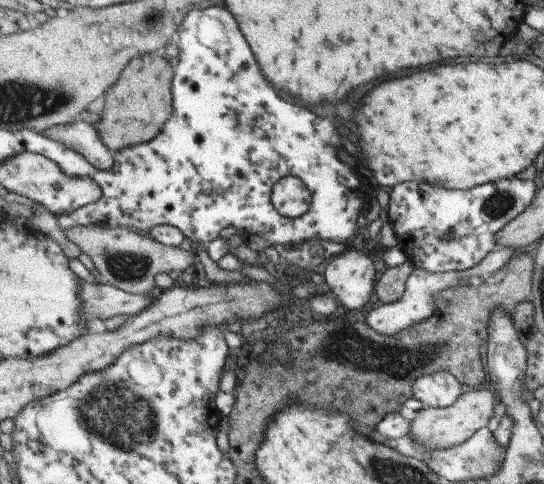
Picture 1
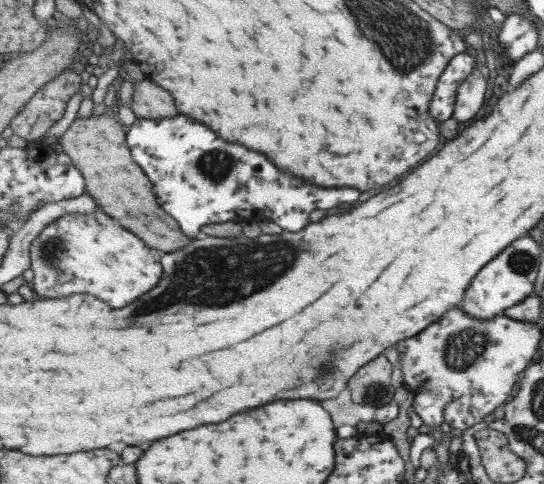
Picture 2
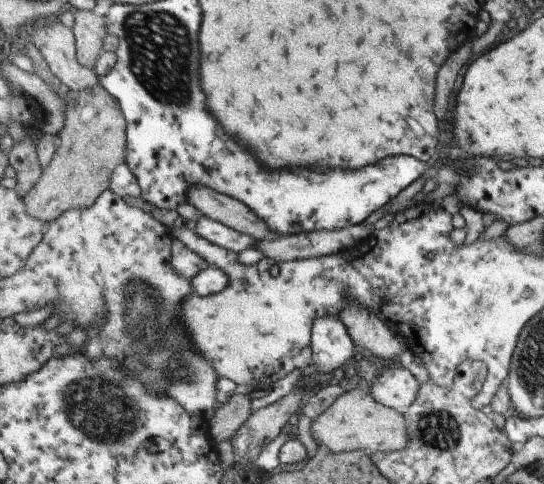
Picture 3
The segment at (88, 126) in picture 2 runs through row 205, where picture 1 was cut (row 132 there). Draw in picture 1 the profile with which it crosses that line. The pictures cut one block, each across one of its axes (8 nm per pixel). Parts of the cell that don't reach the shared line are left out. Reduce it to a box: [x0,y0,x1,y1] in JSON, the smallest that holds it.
[97,53,175,154]

